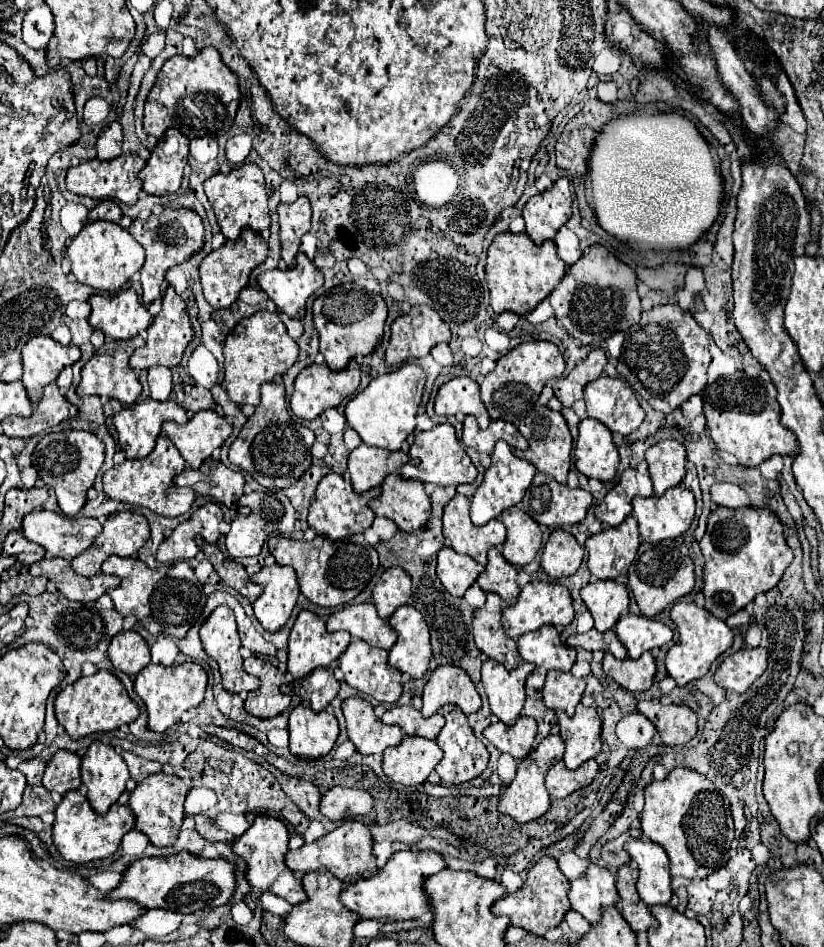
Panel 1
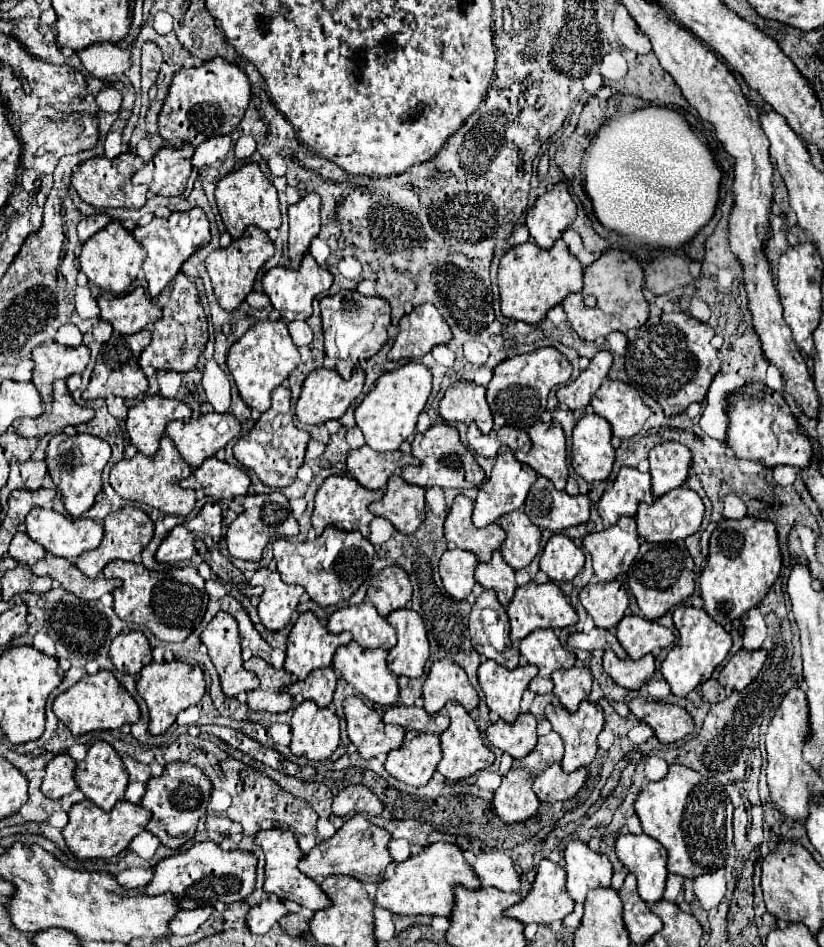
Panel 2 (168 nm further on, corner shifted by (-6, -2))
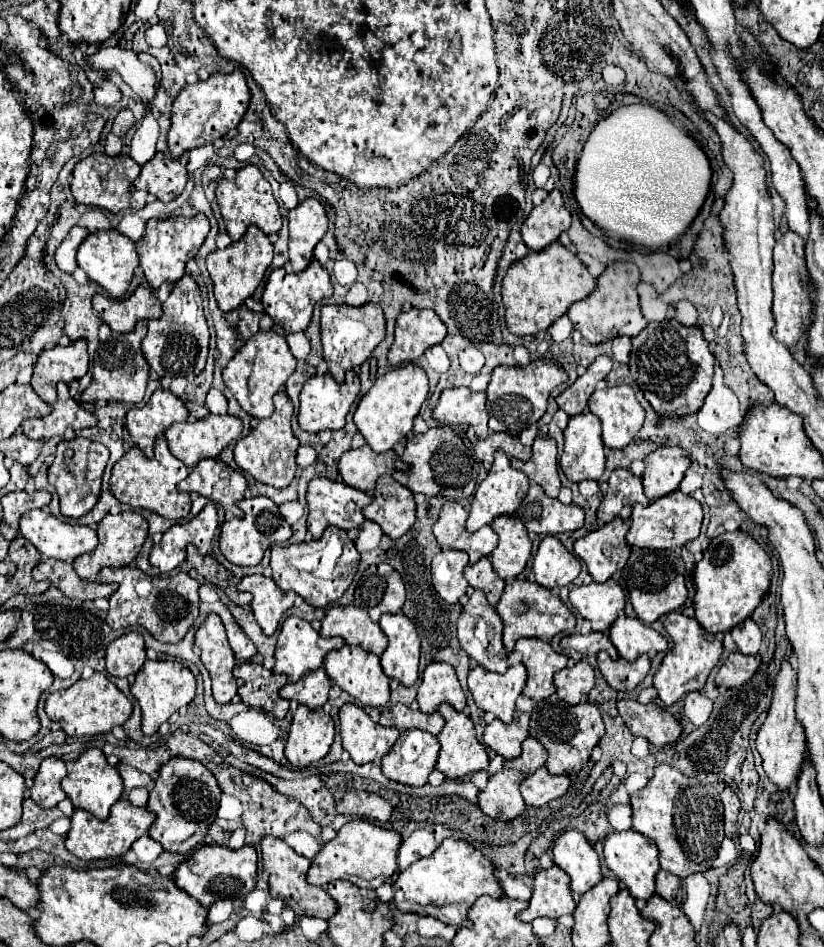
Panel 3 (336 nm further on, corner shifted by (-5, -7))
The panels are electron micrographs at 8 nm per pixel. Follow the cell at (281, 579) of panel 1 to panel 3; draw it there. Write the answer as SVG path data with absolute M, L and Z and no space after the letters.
M265 575L243 577L237 589L247 589L249 593L253 593L251 611L265 635L273 635L277 631L283 613L291 609L297 599L297 593L281 591L275 581Z

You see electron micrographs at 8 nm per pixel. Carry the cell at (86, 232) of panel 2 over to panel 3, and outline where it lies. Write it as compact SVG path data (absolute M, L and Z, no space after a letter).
M73 227L69 231L69 235L63 239L63 243L59 245L57 253L55 253L55 261L57 261L57 267L61 267L63 271L67 273L73 273L77 263L75 263L75 253L79 249L79 245L83 243L83 239L89 235L89 229L85 227Z

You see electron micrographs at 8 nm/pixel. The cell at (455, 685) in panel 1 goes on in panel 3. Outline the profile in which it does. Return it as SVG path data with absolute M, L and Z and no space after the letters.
M433 663L423 671L423 681L417 691L417 703L423 713L435 713L439 703L451 703L457 711L467 705L459 679L449 663Z

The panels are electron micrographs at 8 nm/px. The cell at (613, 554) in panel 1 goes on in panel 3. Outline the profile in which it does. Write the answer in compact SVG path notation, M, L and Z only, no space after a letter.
M613 519L599 531L591 531L575 541L575 555L585 561L595 583L605 583L617 571L623 571L629 559L629 545L625 535L629 525L623 519Z

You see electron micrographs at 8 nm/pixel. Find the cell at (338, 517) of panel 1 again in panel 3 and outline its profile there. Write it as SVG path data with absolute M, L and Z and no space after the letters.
M315 477L309 483L309 491L307 491L307 505L309 505L309 517L307 517L307 529L311 531L313 539L319 539L321 533L325 531L325 527L335 525L339 529L353 529L353 527L361 527L365 517L363 517L363 507L369 505L373 501L373 497L369 497L365 491L353 489L345 483L339 481L331 481L325 477Z

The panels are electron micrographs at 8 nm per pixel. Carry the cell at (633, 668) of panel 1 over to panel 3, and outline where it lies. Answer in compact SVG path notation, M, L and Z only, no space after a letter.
M605 651L597 655L599 671L603 673L605 681L615 689L615 691L633 691L649 673L649 657L641 655L637 661L629 663L625 659L613 661Z

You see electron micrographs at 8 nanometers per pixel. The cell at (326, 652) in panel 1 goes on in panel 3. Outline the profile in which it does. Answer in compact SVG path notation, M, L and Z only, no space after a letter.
M295 615L287 617L283 627L281 627L281 633L279 633L279 639L277 639L277 649L275 649L275 667L273 667L273 673L283 673L289 677L289 681L299 681L305 673L313 671L313 669L319 669L323 665L323 659L329 651L333 649L341 649L345 645L345 641L341 637L321 637L319 631L315 631L311 627L311 623L307 623L305 619L299 619Z

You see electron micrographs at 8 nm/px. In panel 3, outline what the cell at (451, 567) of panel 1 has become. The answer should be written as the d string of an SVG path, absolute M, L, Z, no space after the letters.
M441 551L433 557L431 583L447 603L457 603L459 597L465 595L469 583L463 571L467 565L469 555L465 555L465 551Z

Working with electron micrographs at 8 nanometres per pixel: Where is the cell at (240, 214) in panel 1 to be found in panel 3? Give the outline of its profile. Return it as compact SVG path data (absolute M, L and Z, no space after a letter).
M245 165L243 169L239 169L235 179L221 179L215 195L217 195L217 203L221 209L227 233L233 241L239 241L249 225L257 225L267 235L277 233L281 229L281 215L279 215L271 185L255 165Z

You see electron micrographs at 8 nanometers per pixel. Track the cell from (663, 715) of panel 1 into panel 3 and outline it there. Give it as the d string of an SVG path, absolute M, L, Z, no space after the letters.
M621 699L617 703L617 709L631 733L645 737L657 747L675 743L683 731L681 723L665 707L659 707L655 703L643 705L633 699Z

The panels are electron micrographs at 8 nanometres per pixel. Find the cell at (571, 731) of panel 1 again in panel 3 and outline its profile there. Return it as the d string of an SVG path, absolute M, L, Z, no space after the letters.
M539 701L531 713L531 735L539 739L549 751L549 759L545 767L553 775L579 773L587 765L591 757L591 749L599 743L603 733L605 733L605 725L599 709L593 703L565 705L565 703Z

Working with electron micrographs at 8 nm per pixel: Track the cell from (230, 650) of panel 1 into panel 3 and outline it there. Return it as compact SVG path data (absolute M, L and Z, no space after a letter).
M209 615L195 633L195 645L201 649L201 661L213 681L213 697L217 703L229 703L237 695L237 679L233 677L235 653L229 647L225 627L219 615Z

